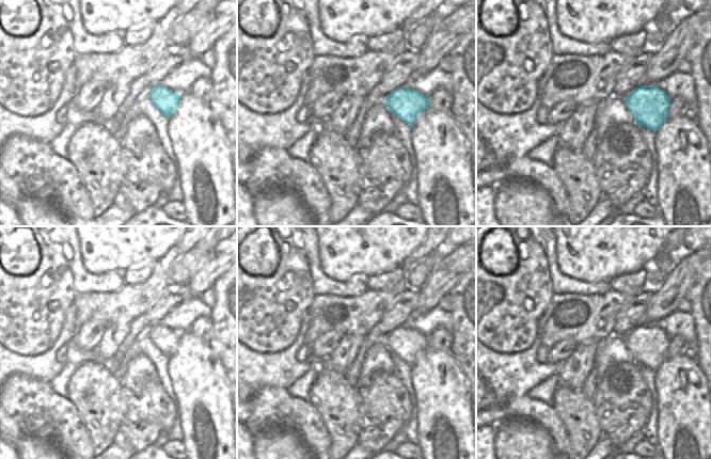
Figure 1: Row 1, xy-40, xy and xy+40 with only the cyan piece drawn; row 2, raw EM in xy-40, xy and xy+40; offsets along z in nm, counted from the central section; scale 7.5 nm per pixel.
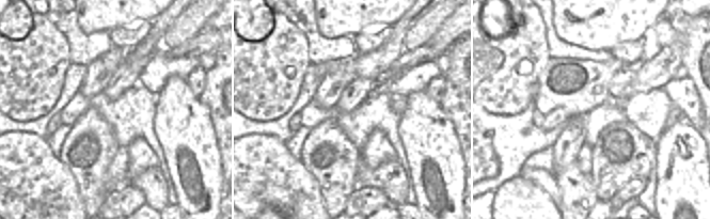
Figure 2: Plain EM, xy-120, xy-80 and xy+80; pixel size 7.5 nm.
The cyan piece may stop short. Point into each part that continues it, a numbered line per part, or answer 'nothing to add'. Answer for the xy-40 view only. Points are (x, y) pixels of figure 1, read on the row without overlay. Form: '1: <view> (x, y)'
nothing to add

